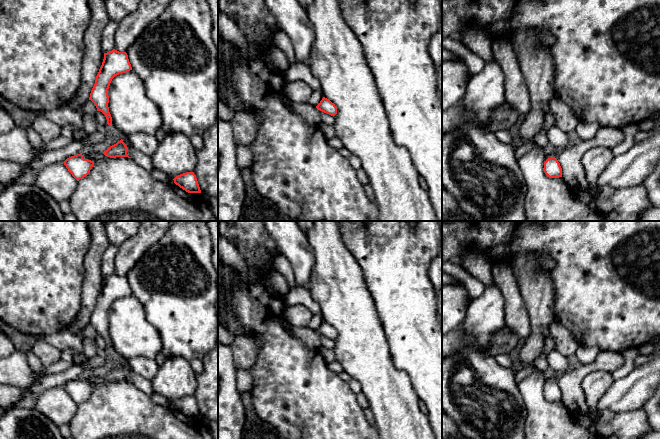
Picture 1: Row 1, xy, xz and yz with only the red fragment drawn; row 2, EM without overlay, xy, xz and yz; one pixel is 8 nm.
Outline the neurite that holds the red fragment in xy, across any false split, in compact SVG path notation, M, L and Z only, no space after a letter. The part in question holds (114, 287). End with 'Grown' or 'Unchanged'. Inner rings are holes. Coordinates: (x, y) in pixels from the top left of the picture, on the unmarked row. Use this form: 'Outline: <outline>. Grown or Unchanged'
Outline: M113 273L104 277L104 283L96 300L89 324L95 328L97 335L101 335L105 339L108 349L112 349L112 341L108 331L110 307L115 300L130 294L132 294L132 291L126 276Z. Unchanged

